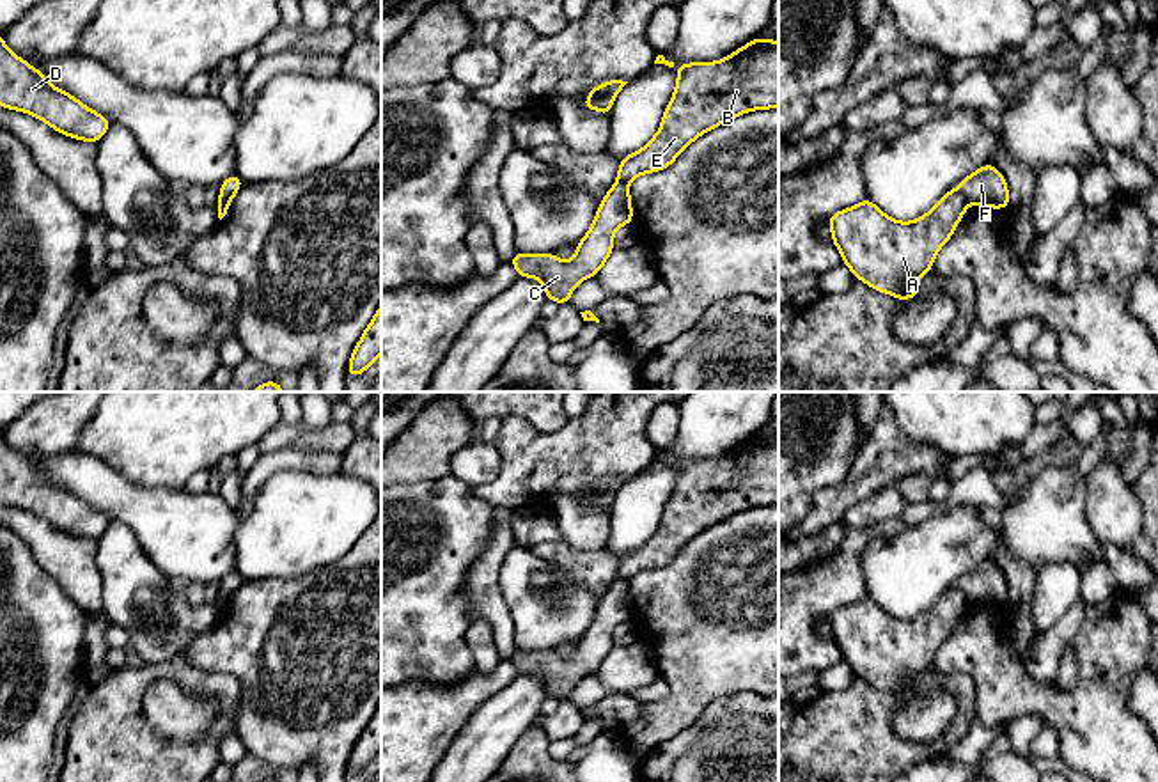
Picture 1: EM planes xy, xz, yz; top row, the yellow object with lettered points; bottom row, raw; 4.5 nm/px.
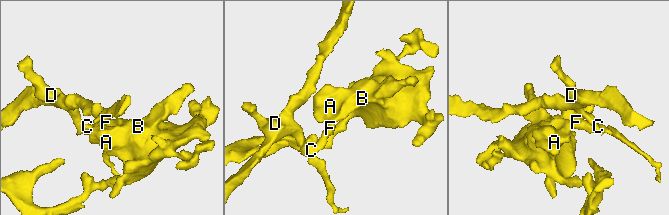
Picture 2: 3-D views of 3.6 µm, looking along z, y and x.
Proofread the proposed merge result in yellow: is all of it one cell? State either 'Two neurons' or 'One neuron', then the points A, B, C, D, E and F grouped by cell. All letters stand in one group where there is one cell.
Two neurons. Groups: A B E / C D F

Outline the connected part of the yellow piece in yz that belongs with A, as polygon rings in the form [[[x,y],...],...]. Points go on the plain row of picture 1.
[[[954,585],[933,606],[913,619],[897,619],[865,596],[853,605],[830,612],[828,621],[832,640],[839,645],[842,660],[855,676],[878,690],[888,690],[904,699],[920,690],[919,674],[933,667],[938,647],[951,637],[965,608],[966,596]]]

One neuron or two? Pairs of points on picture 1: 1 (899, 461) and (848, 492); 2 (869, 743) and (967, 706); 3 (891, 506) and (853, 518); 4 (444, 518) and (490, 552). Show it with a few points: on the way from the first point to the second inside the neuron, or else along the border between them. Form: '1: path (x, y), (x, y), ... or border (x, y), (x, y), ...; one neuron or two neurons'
1: path (887, 461), (882, 461), (860, 481); one neuron
2: path (898, 750), (935, 750), (953, 735); one neuron
3: path (882, 506), (862, 515); one neuron
4: border (493, 509), (493, 532), (470, 566), (465, 584); two neurons

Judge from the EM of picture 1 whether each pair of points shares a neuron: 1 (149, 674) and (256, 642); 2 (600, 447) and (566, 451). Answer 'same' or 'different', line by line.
1: different
2: same

